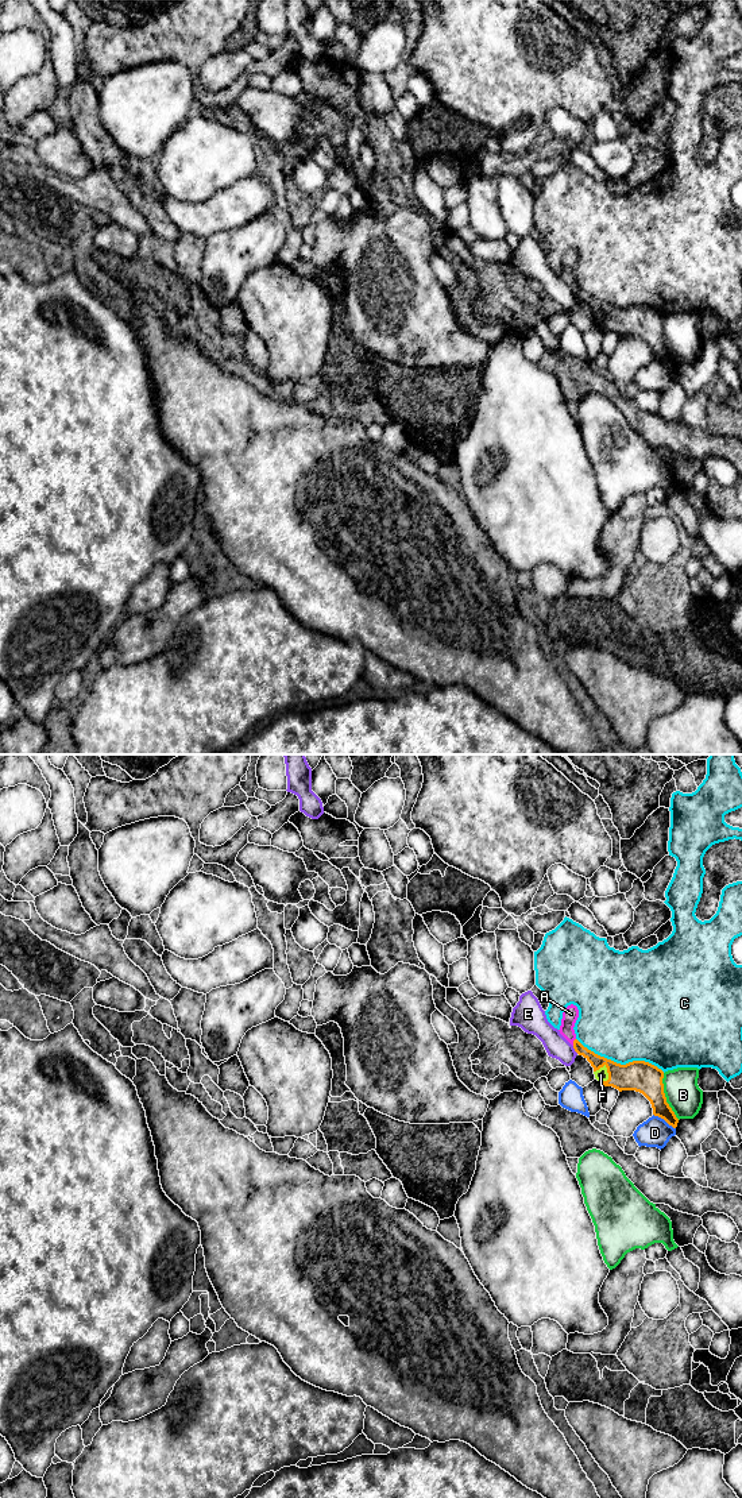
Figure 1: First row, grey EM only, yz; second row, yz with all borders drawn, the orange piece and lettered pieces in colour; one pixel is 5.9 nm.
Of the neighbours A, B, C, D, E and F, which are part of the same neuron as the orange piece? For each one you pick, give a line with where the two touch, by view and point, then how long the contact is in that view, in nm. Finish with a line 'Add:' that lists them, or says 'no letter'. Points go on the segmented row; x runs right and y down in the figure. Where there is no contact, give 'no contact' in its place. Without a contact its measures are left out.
A: meets orange in yz at (574, 1042); contact 50 nm long
F: meets orange in yz at (606, 1066); contact 110 nm long
Add: A, F

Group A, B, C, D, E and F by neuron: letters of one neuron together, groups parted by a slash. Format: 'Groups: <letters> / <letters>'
Groups: A F / B / C / D / E

